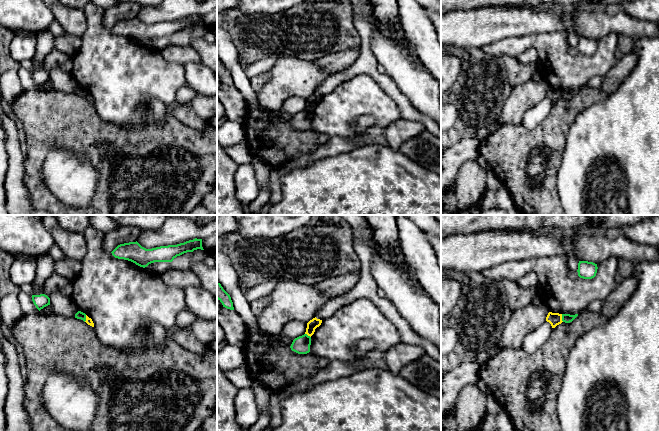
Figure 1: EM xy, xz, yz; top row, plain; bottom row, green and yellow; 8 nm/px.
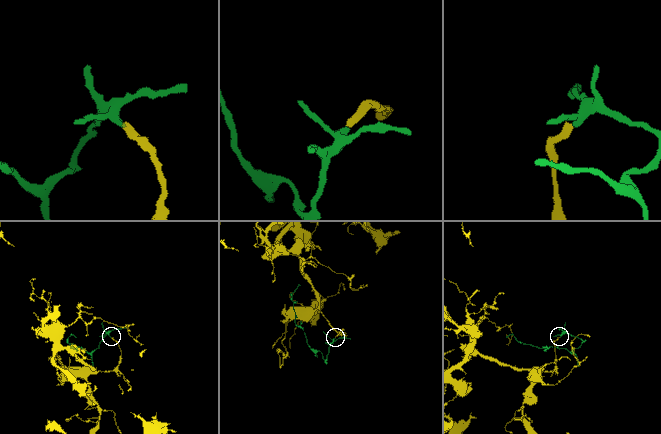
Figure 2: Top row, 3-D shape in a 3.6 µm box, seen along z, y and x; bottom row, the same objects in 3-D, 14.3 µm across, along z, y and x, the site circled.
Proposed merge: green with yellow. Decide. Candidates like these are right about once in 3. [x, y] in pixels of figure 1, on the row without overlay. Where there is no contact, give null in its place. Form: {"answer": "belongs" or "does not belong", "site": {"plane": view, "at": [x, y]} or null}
{"answer": "does not belong", "site": {"plane": "yz", "at": [562, 94]}}

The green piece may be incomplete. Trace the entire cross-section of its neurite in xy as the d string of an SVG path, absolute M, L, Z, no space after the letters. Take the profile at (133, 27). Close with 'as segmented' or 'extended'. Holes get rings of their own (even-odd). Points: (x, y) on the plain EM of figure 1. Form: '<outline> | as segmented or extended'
M193 15L177 21L160 22L152 25L142 23L137 17L118 21L111 29L115 34L124 35L140 43L154 38L172 38L177 32L201 25L202 15Z | as segmented

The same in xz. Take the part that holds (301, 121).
M307 110L295 114L290 122L291 126L298 130L310 128L311 113Z | as segmented

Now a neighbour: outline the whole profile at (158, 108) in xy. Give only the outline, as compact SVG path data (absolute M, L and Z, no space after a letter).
M147 97L150 101L153 119L156 123L162 125L166 119L166 105L159 99Z

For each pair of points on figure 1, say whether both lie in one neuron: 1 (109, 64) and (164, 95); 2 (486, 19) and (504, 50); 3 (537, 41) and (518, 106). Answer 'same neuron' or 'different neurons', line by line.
1: same neuron
2: different neurons
3: different neurons

